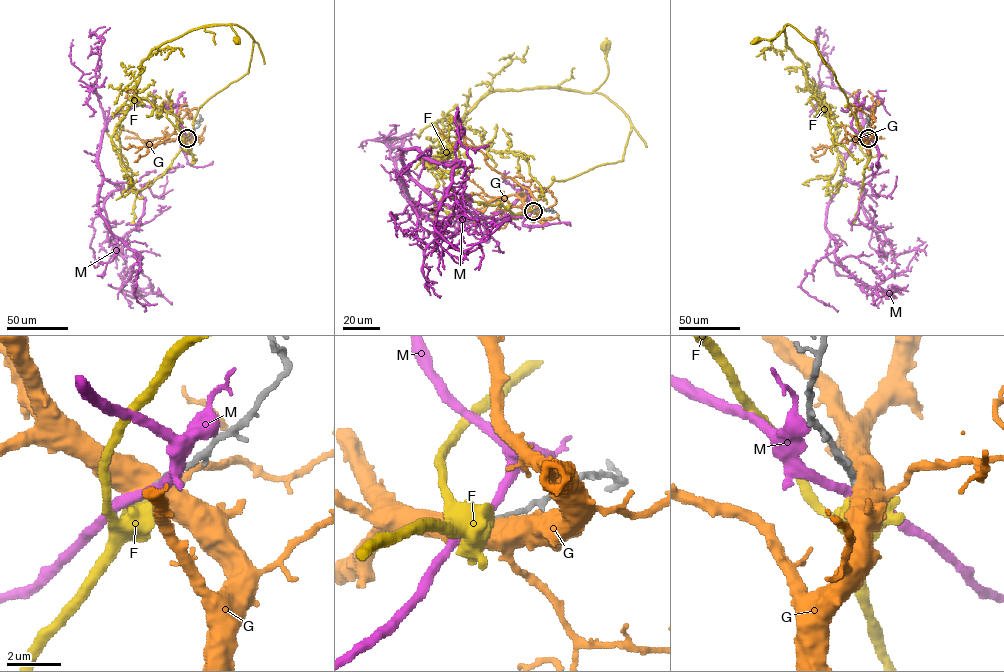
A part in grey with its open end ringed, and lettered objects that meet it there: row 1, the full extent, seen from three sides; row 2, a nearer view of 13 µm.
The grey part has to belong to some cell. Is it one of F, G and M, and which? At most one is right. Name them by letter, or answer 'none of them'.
none of them

